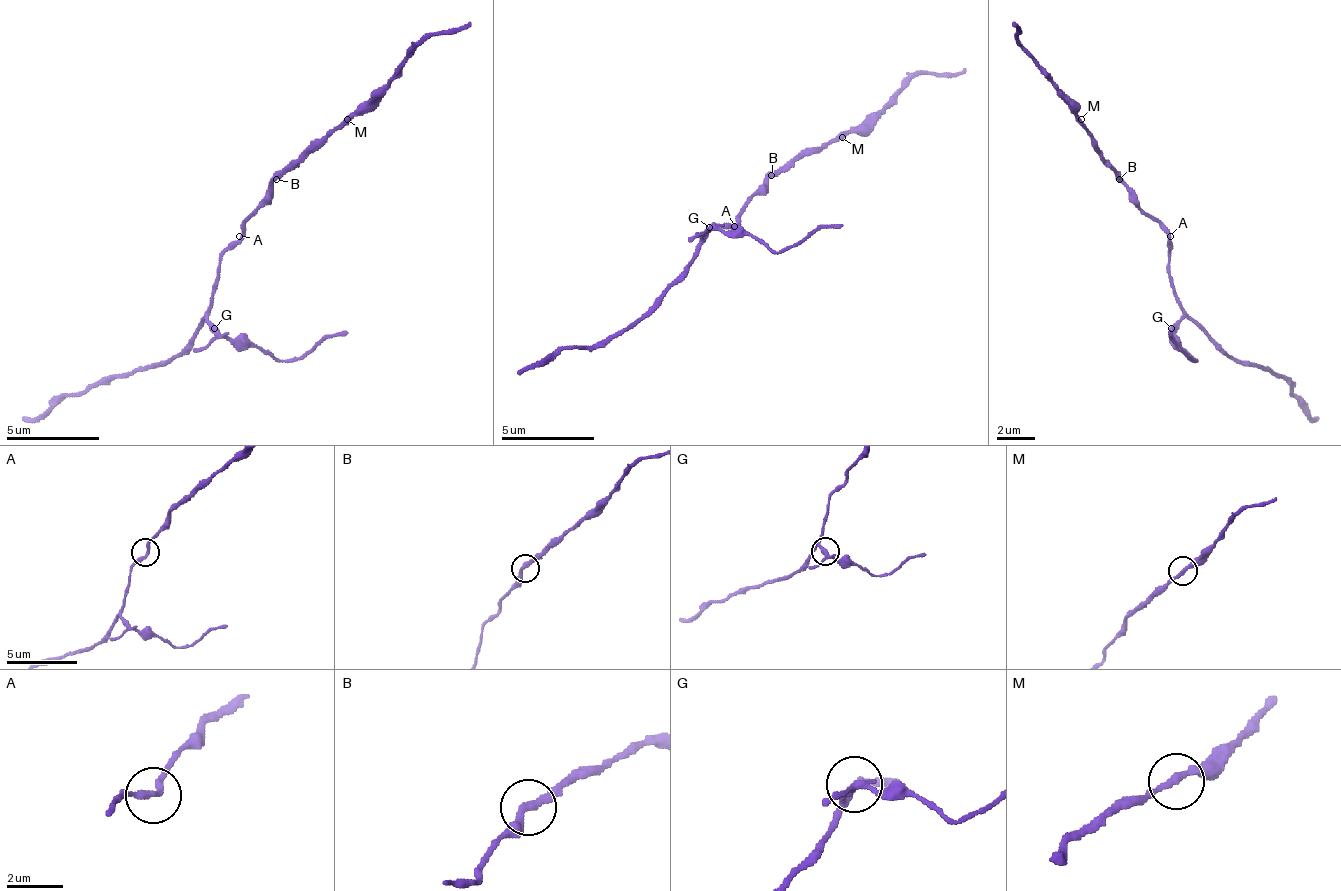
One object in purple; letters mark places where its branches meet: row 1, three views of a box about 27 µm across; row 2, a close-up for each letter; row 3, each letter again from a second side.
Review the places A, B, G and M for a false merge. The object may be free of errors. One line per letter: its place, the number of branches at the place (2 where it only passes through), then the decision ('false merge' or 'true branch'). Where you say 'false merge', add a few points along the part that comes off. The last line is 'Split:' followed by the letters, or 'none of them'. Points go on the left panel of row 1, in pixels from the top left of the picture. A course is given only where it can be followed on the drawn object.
A: at (239, 236); 2 branches meet; true branch
B: at (276, 179); 2 branches meet; true branch
G: at (214, 328); 4 branches meet; false merge; foreign part runs (216, 329), (248, 338), (281, 362), (295, 362), (347, 329)
M: at (347, 119); 2 branches meet; true branch
Split: G

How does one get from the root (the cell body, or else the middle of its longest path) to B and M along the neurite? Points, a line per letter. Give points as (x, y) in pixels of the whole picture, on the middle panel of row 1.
B: (739, 222), (739, 212), (771, 175)
M: (739, 222), (739, 212), (771, 175), (790, 170), (804, 156), (823, 151), (842, 137)

